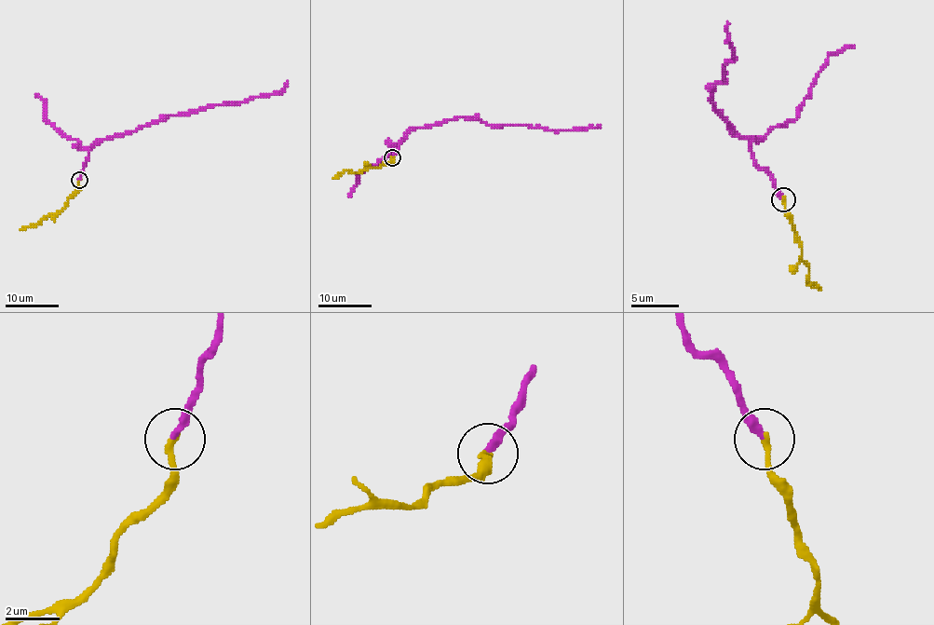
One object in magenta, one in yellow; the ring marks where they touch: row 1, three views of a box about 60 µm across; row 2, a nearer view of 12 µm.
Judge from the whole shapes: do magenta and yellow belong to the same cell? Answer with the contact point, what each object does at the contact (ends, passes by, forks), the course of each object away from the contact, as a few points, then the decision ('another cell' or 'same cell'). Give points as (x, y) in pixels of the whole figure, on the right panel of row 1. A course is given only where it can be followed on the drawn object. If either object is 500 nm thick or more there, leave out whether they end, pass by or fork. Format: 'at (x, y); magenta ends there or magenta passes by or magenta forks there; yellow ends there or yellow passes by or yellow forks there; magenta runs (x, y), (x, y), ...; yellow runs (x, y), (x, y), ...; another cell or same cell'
at (783, 199); magenta ends there; yellow ends there; magenta runs (782, 198), (756, 163), (749, 141), (710, 102), (710, 90), (724, 81), (724, 64), (735, 60), (727, 21); yellow runs (782, 198), (785, 215), (802, 247), (802, 256), (808, 265), (806, 280), (820, 290); same cell

